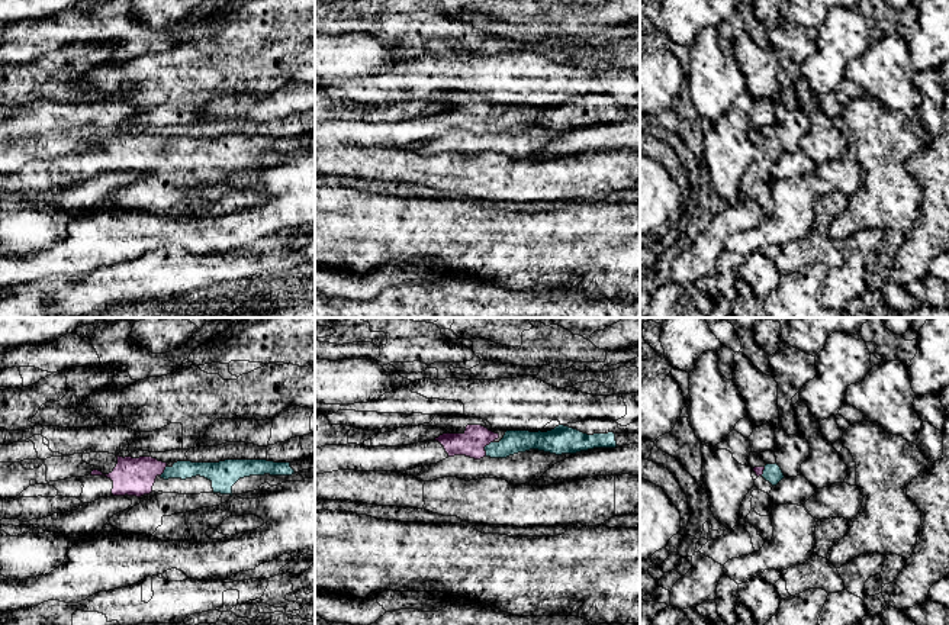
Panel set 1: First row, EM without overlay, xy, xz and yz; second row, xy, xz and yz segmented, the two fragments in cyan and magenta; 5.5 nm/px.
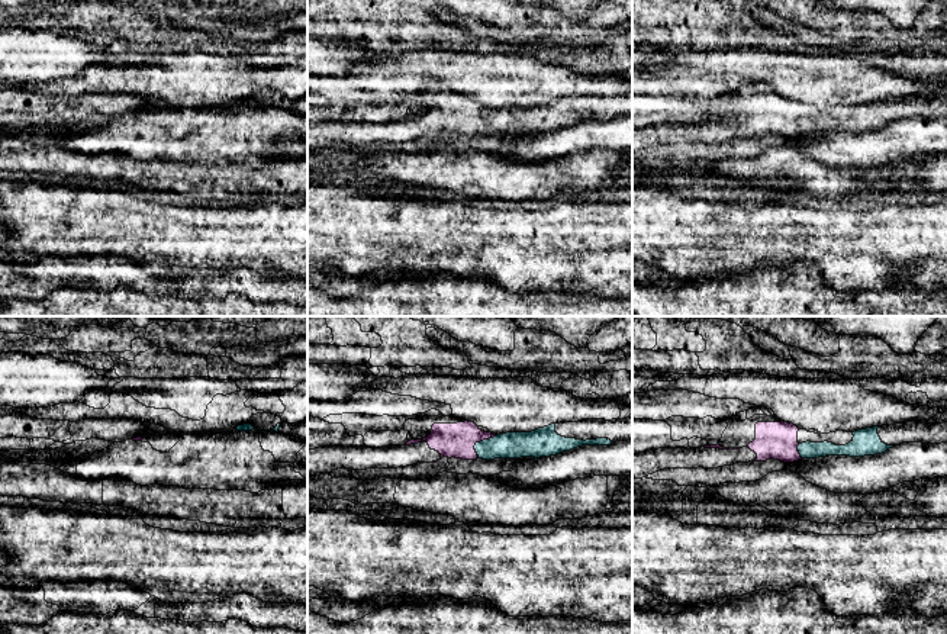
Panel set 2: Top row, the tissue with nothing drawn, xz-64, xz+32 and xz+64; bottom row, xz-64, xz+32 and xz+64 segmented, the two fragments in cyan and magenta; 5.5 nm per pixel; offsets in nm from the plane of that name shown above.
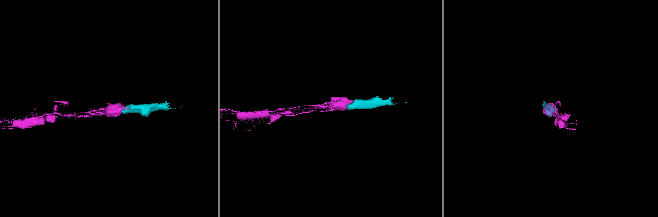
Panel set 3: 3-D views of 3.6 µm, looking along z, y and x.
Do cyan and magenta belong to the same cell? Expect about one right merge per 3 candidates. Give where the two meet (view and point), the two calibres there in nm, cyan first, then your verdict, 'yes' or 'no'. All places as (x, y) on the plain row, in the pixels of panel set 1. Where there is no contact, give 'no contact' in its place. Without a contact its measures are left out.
xz (485, 123) | 130/150 nm | yes

